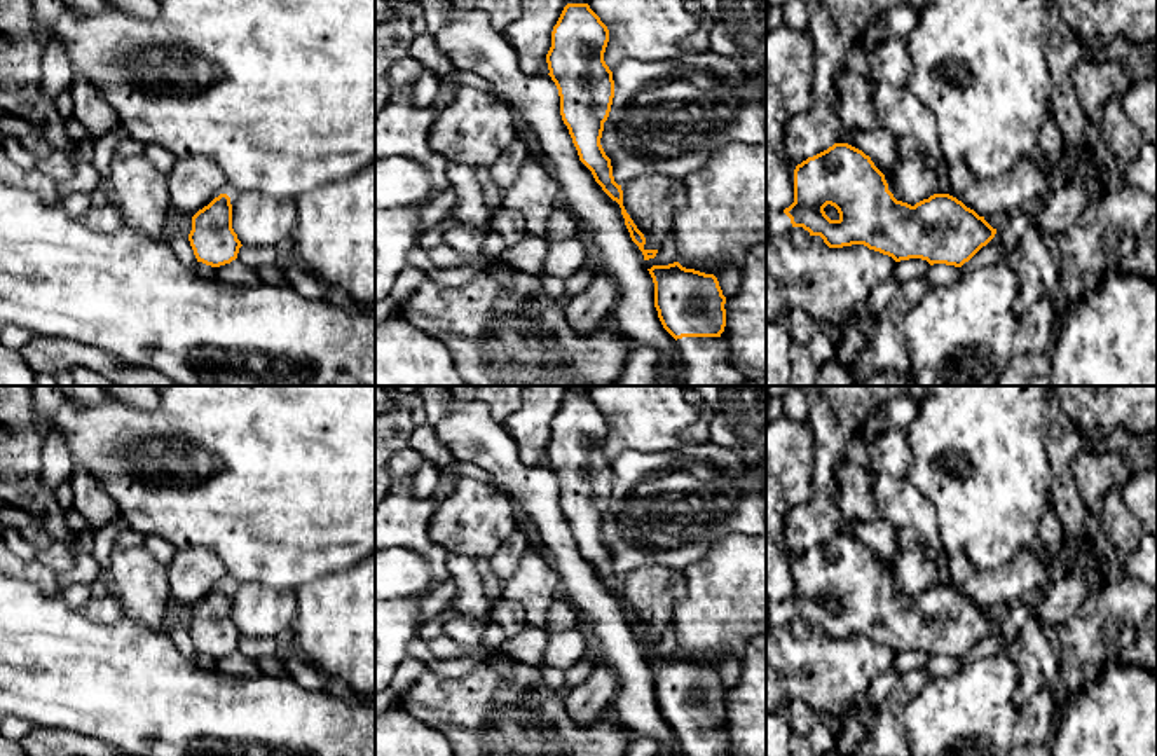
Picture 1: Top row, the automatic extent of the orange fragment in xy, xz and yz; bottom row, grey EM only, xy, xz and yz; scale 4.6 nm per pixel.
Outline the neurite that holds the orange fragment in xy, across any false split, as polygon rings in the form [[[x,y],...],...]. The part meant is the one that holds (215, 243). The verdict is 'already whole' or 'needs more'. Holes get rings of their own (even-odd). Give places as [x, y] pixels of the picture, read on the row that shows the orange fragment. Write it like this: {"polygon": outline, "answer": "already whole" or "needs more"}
{"polygon": [[[220,194],[192,216],[188,234],[197,262],[211,267],[230,264],[243,246],[232,229],[232,204],[227,194]]], "answer": "already whole"}

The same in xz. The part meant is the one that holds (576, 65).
{"polygon": [[[567,3],[553,26],[546,54],[550,77],[560,96],[560,115],[569,129],[579,161],[592,171],[602,190],[620,204],[632,241],[644,260],[658,250],[646,250],[646,237],[623,206],[621,185],[614,182],[611,159],[600,138],[609,117],[614,80],[604,61],[609,30],[588,3]]], "answer": "already whole"}

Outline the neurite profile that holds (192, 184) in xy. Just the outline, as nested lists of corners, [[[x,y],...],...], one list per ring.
[[[192,157],[178,159],[166,175],[169,208],[188,216],[208,206],[215,197],[227,192],[227,182],[222,169],[209,159]]]

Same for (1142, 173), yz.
[[[1145,141],[1138,157],[1122,168],[1124,182],[1157,199],[1157,150]]]

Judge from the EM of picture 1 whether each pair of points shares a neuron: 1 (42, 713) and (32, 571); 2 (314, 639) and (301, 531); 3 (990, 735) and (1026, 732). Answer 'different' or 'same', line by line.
1: different
2: different
3: different

